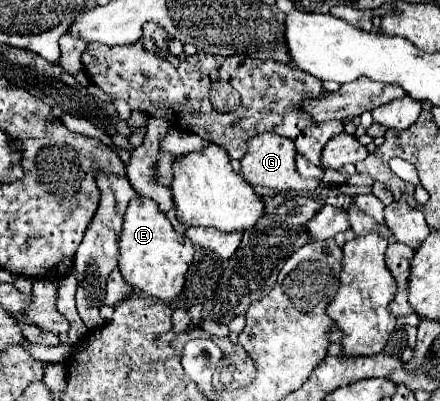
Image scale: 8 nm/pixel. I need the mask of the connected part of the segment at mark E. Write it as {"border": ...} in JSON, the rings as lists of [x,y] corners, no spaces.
{"border":[[[147,197],[131,199],[123,229],[119,233],[119,271],[127,283],[141,289],[143,293],[159,299],[171,301],[175,299],[185,283],[185,273],[193,261],[193,243],[179,235],[165,213],[157,209],[157,203]]]}

